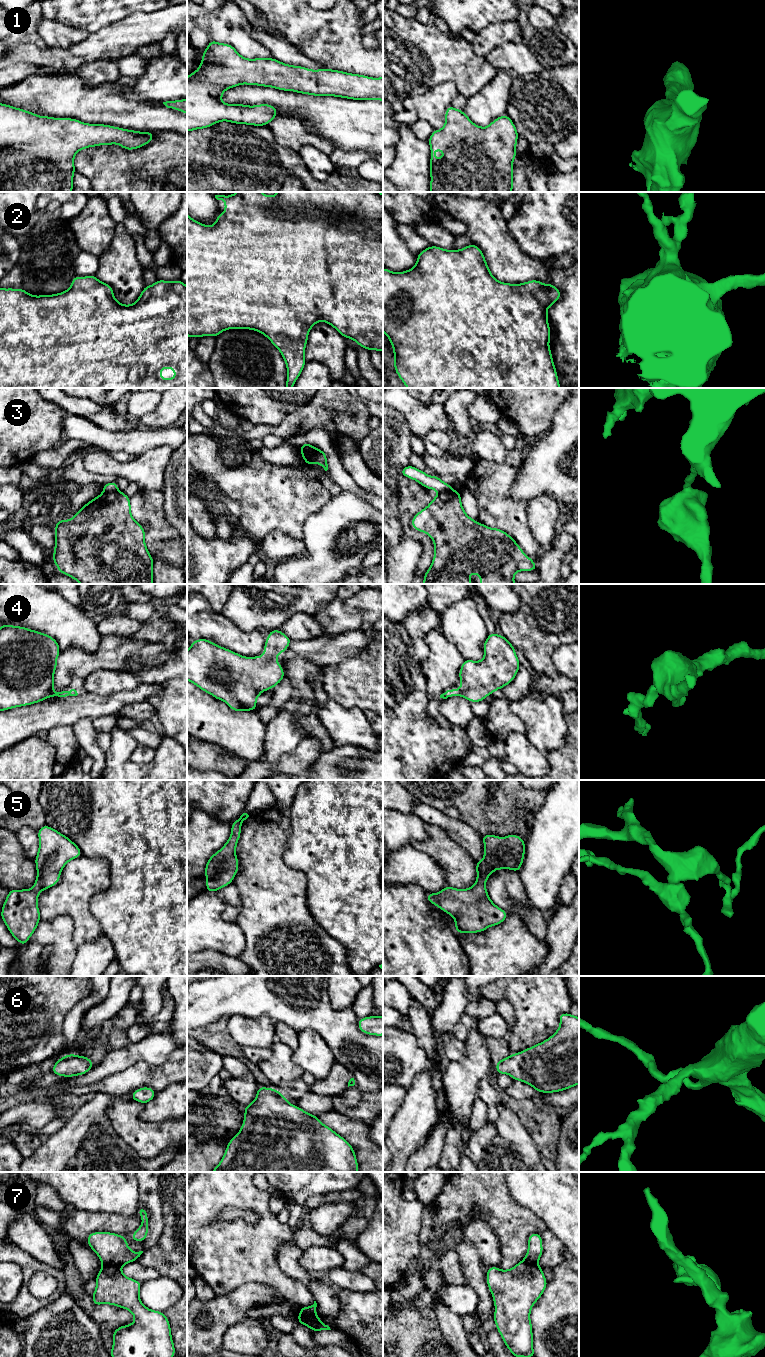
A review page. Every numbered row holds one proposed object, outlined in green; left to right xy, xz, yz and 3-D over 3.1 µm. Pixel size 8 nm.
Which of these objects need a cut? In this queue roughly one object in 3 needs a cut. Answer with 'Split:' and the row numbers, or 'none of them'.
Split: 3, 7

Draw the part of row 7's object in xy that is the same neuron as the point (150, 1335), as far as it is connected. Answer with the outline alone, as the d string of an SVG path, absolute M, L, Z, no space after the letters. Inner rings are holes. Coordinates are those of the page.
M103 1264L92 1294L95 1307L106 1303L129 1310L135 1321L120 1326L112 1335L111 1357L174 1357L171 1327L164 1312L144 1306L139 1292L142 1282L126 1277L121 1267Z

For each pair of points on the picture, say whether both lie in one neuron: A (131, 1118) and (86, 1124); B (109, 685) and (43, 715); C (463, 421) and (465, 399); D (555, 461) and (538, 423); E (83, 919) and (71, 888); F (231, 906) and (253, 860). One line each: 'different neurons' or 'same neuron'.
A: different neurons
B: different neurons
C: same neuron
D: different neurons
E: same neuron
F: different neurons

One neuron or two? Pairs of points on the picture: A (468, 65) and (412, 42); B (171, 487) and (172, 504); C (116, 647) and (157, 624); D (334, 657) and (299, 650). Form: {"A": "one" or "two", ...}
{"A": "one", "B": "one", "C": "two", "D": "one"}

